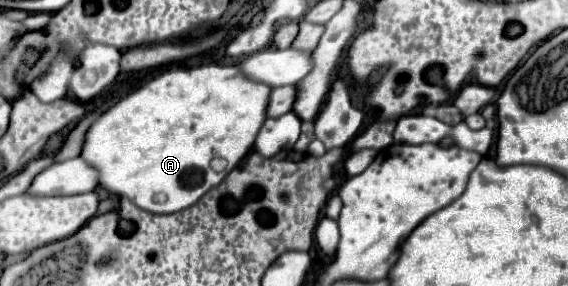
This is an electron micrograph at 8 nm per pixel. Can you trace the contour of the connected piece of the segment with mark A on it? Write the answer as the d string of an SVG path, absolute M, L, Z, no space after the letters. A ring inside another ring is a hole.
M203 64L203 66L197 66L197 68L171 68L171 70L165 70L163 74L159 74L157 78L153 78L151 82L147 82L143 88L135 90L133 94L129 94L127 98L119 100L113 108L109 108L87 132L87 138L85 138L85 146L83 146L83 152L81 152L81 158L85 158L95 170L99 170L99 186L119 194L119 196L127 196L133 204L137 204L139 208L143 210L149 210L149 212L155 212L155 214L173 214L173 212L179 212L179 210L185 210L189 206L193 206L205 192L209 192L211 188L215 188L235 166L239 166L245 156L251 152L253 148L253 142L255 142L255 136L259 132L259 128L263 126L265 118L267 118L267 104L269 104L269 94L271 94L271 88L265 86L265 84L259 84L259 82L253 82L249 78L245 78L243 70L237 68L235 64L233 66L223 66L223 64ZM221 160L221 172L217 170L215 162Z

